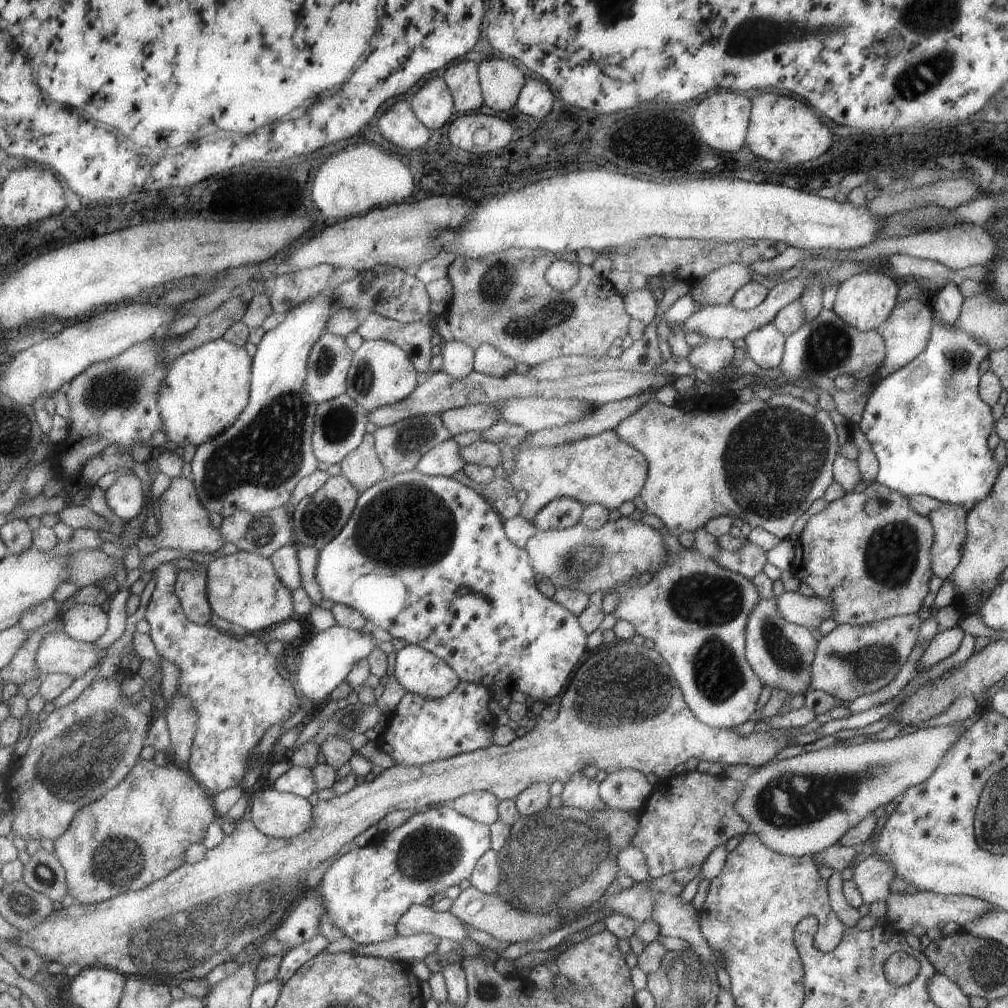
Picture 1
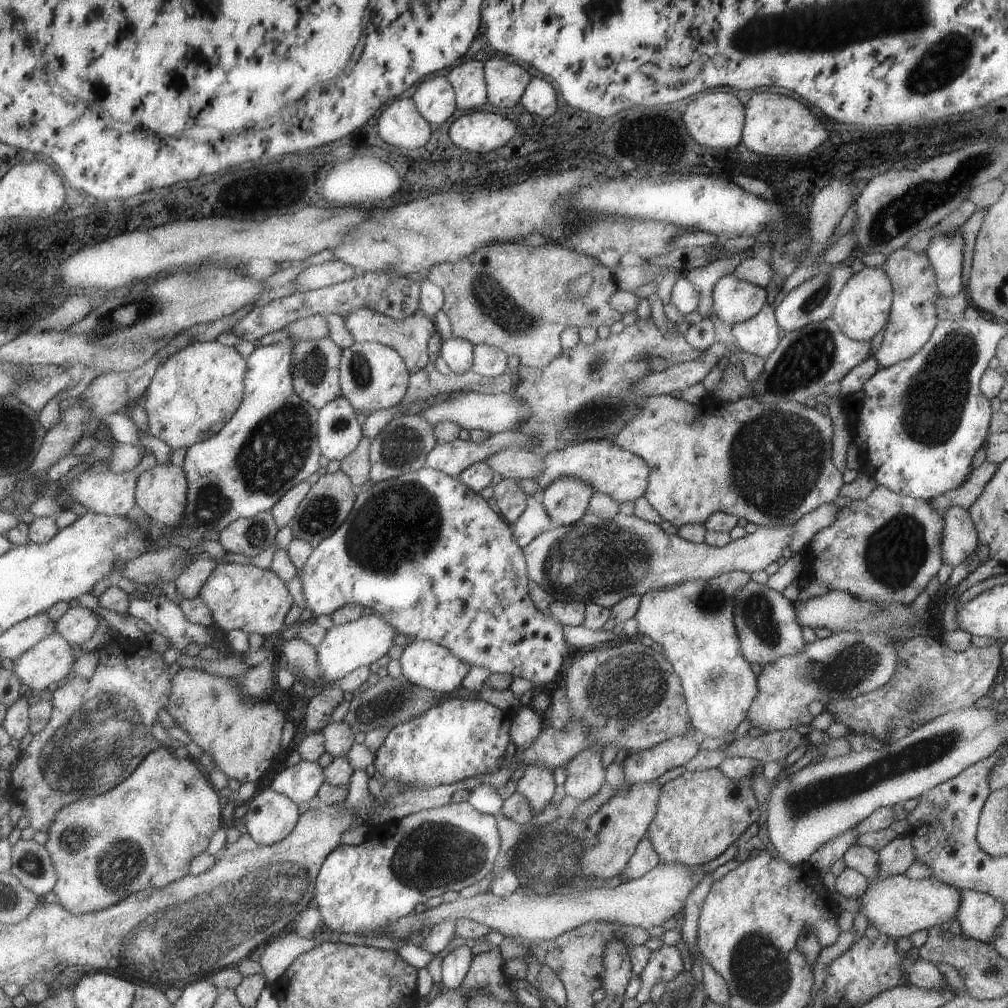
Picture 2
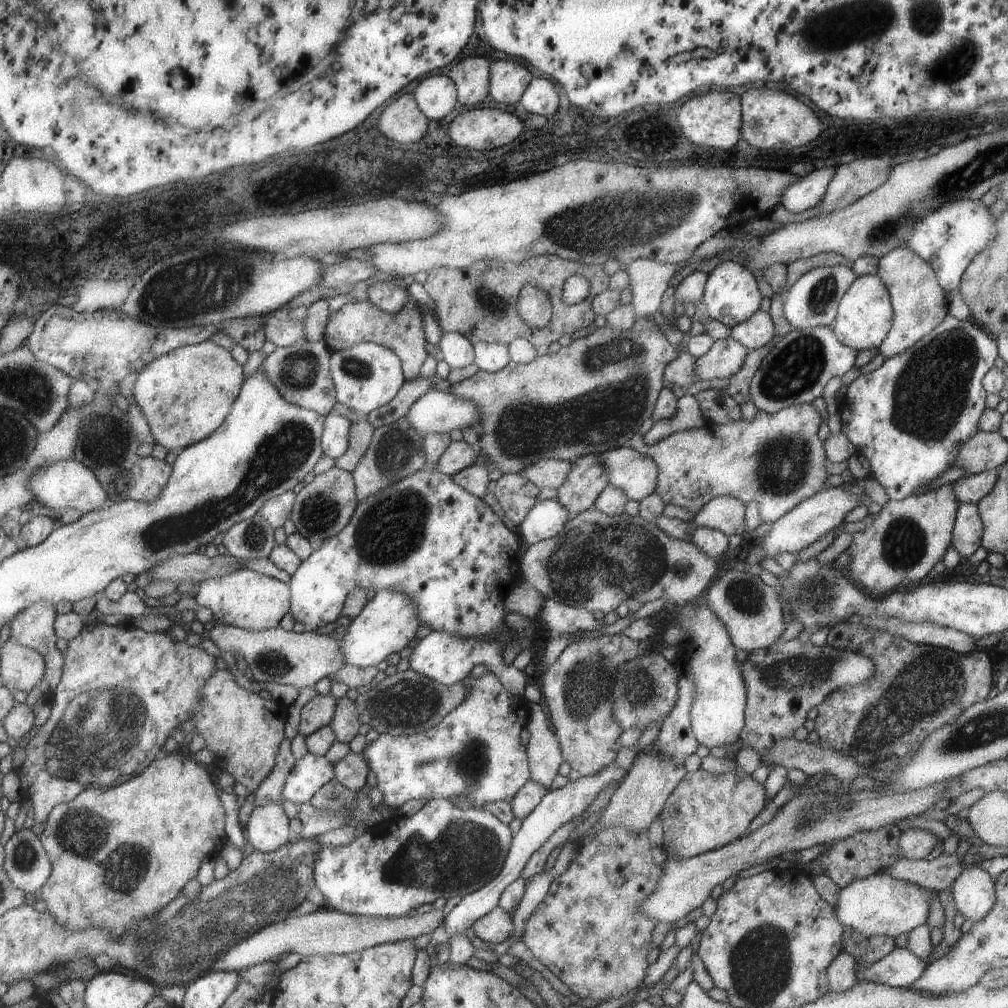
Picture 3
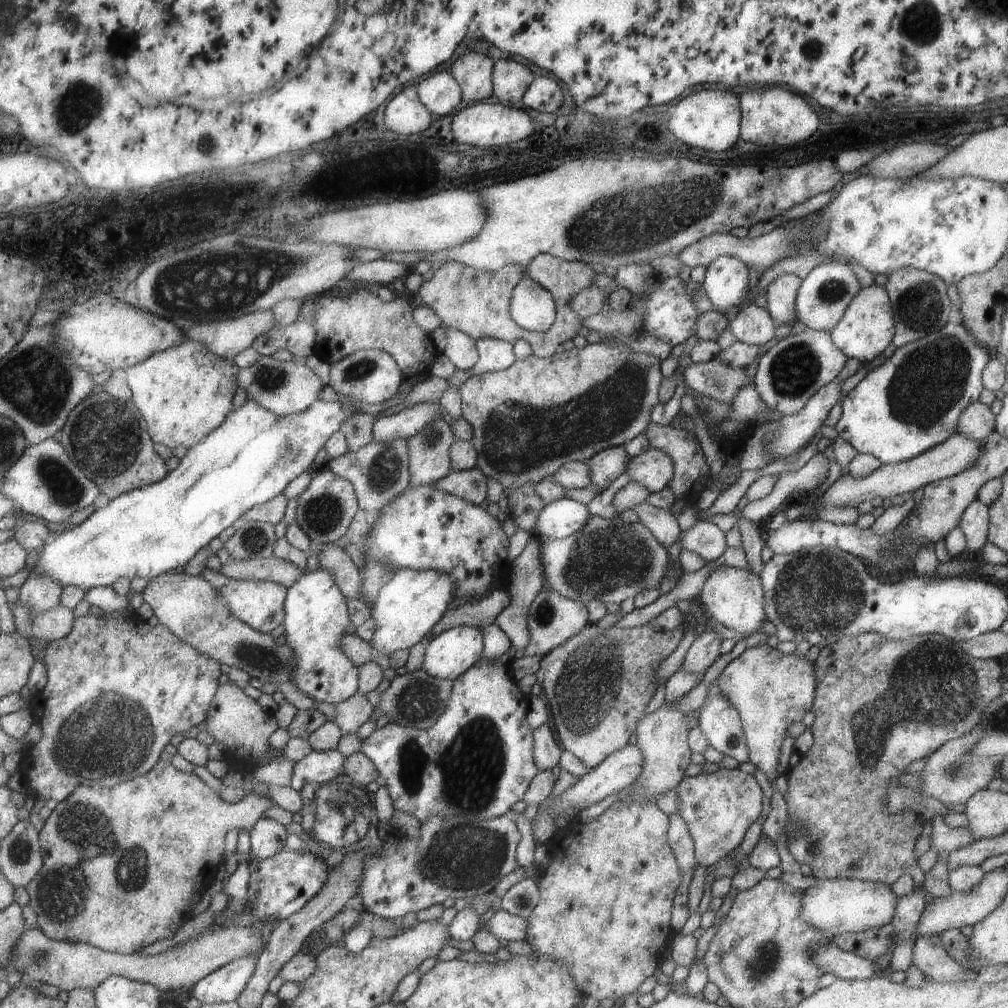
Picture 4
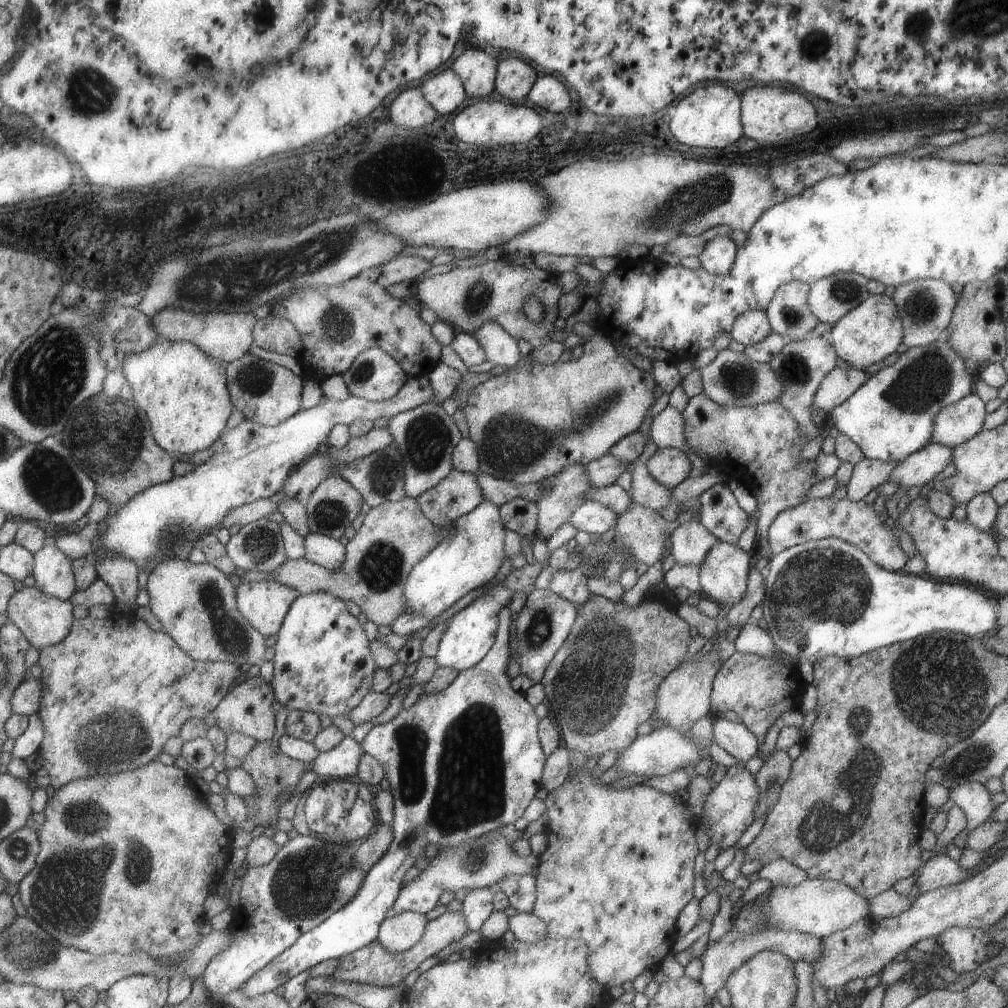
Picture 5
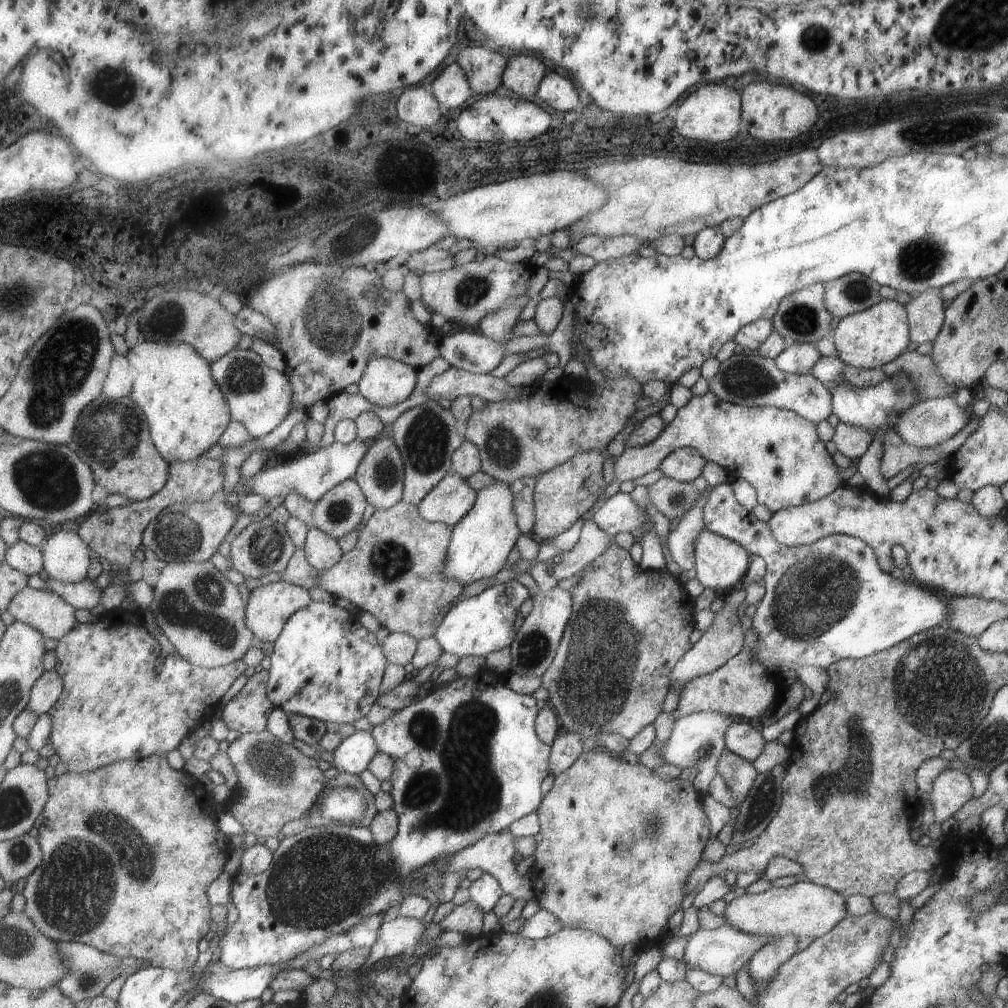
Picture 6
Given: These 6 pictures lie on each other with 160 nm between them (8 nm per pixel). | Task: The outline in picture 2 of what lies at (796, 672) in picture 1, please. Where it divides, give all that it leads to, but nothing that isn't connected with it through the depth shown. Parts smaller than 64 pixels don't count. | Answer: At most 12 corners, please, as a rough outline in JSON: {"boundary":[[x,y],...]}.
{"boundary":[[749,579],[734,590],[743,658],[774,663],[806,644],[789,602]]}

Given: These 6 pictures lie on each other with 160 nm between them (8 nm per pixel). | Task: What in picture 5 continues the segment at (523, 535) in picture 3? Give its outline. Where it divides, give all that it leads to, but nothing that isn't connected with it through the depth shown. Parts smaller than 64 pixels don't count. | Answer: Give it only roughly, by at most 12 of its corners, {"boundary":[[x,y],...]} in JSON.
{"boundary":[[584,501],[565,522],[577,531],[602,535],[615,527],[609,506]]}

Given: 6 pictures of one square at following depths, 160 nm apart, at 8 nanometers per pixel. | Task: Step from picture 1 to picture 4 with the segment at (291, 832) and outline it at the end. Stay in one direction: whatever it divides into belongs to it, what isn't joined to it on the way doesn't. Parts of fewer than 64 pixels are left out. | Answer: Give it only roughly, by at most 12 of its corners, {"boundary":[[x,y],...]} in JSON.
{"boundary":[[261,818],[251,833],[251,857],[286,849],[287,828]]}

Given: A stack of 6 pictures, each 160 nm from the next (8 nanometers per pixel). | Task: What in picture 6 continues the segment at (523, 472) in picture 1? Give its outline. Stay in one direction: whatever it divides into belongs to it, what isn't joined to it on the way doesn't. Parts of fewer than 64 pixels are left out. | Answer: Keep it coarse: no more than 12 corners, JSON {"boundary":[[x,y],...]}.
{"boundary":[[694,448],[671,452],[658,468],[665,477],[693,481],[706,460]]}

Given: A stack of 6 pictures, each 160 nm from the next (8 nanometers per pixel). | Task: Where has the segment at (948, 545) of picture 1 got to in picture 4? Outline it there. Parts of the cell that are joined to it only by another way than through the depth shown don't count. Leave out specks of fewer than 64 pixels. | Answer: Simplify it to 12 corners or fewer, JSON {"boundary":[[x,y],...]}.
{"boundary":[[965,507],[958,526],[966,548],[980,554],[988,533],[988,507]]}

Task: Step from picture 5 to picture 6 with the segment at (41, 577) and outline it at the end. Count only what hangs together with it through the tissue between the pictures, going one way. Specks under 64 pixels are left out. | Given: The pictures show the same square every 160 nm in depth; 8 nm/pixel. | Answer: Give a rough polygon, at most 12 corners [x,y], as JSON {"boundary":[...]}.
{"boundary":[[75,531],[46,540],[51,579],[80,583],[89,576],[92,548]]}

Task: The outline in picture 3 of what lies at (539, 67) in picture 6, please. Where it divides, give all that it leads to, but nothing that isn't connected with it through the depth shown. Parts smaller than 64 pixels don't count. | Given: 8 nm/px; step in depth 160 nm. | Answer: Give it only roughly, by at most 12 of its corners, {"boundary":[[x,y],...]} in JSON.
{"boundary":[[491,60],[488,95],[517,102],[531,74],[513,60]]}

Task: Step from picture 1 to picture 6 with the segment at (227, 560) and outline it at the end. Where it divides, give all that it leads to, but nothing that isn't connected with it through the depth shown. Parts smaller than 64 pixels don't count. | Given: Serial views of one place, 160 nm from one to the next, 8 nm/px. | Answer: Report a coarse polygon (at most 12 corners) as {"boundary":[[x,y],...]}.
{"boundary":[[281,580],[250,591],[249,628],[276,642],[311,606],[308,588]]}

